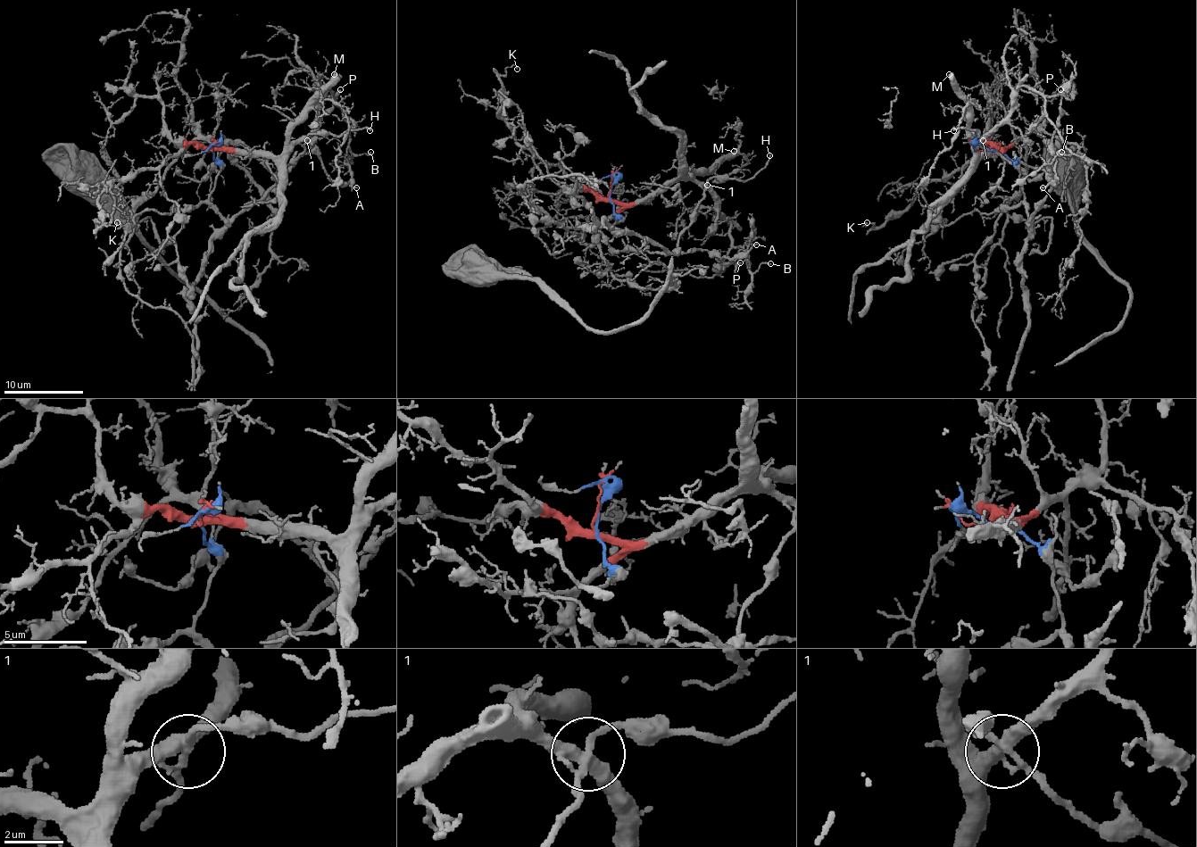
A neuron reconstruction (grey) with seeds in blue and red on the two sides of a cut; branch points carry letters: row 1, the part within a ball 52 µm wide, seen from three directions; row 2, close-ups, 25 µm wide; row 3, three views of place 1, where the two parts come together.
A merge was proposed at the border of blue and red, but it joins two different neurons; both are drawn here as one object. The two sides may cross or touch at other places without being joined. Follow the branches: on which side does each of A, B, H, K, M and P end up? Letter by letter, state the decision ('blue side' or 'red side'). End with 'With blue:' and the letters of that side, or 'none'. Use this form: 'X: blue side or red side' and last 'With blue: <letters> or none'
A: blue side
B: red side
H: blue side
K: red side
M: red side
P: blue side
With blue: A, H, P

